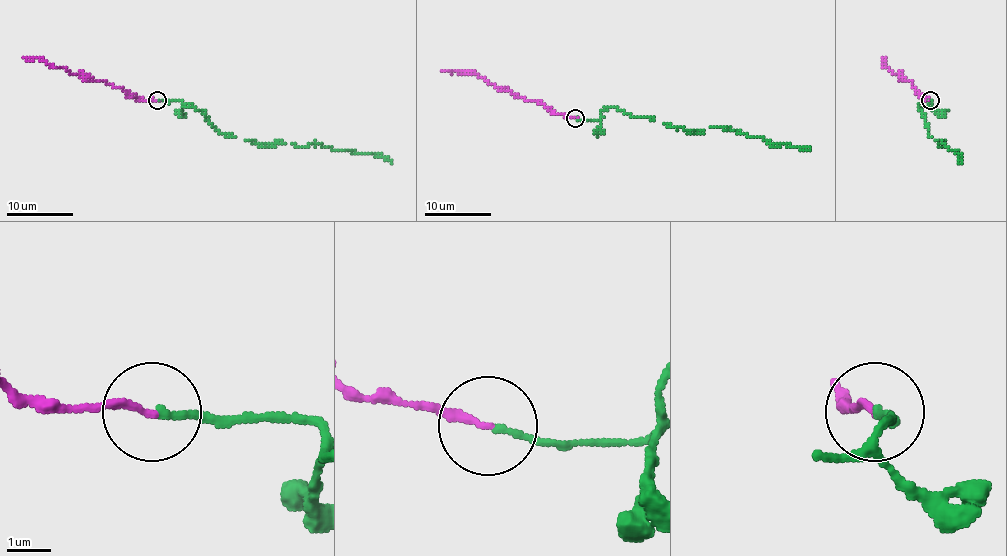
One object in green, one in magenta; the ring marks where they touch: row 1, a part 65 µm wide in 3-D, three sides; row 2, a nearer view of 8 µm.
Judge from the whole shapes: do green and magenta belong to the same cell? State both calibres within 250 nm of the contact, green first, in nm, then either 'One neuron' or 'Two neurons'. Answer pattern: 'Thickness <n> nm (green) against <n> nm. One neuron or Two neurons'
Thickness 160 nm (green) against 170 nm. One neuron

